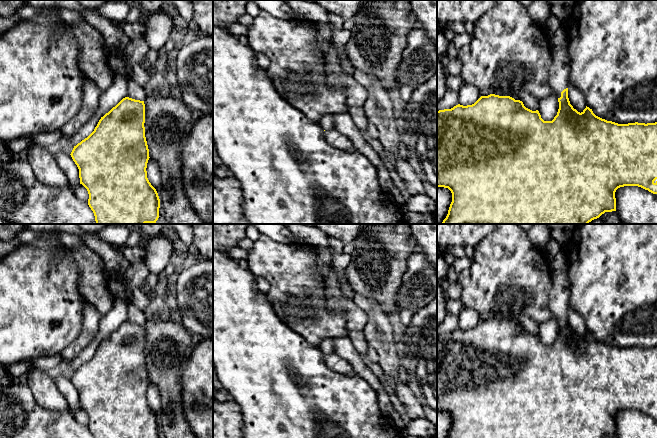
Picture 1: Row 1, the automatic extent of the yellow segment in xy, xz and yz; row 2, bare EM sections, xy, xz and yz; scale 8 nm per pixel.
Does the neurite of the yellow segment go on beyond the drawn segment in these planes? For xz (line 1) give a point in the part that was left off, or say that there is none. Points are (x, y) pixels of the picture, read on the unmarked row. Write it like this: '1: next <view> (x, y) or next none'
1: next none

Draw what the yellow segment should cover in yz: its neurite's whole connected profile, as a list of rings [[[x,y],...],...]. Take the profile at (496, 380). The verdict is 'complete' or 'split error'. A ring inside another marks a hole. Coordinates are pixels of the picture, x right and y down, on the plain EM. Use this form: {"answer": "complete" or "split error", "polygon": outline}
{"answer": "split error", "polygon": [[[561,249],[555,258],[549,261],[552,281],[549,308],[559,326],[557,339],[552,345],[544,345],[538,334],[526,332],[520,324],[495,318],[481,320],[472,329],[458,328],[451,333],[437,335],[437,411],[448,412],[452,417],[448,438],[604,438],[616,435],[615,416],[620,411],[638,410],[657,418],[657,346],[618,348],[596,340],[587,330],[581,337],[574,333],[568,322],[570,292],[567,271],[566,252]]]}

